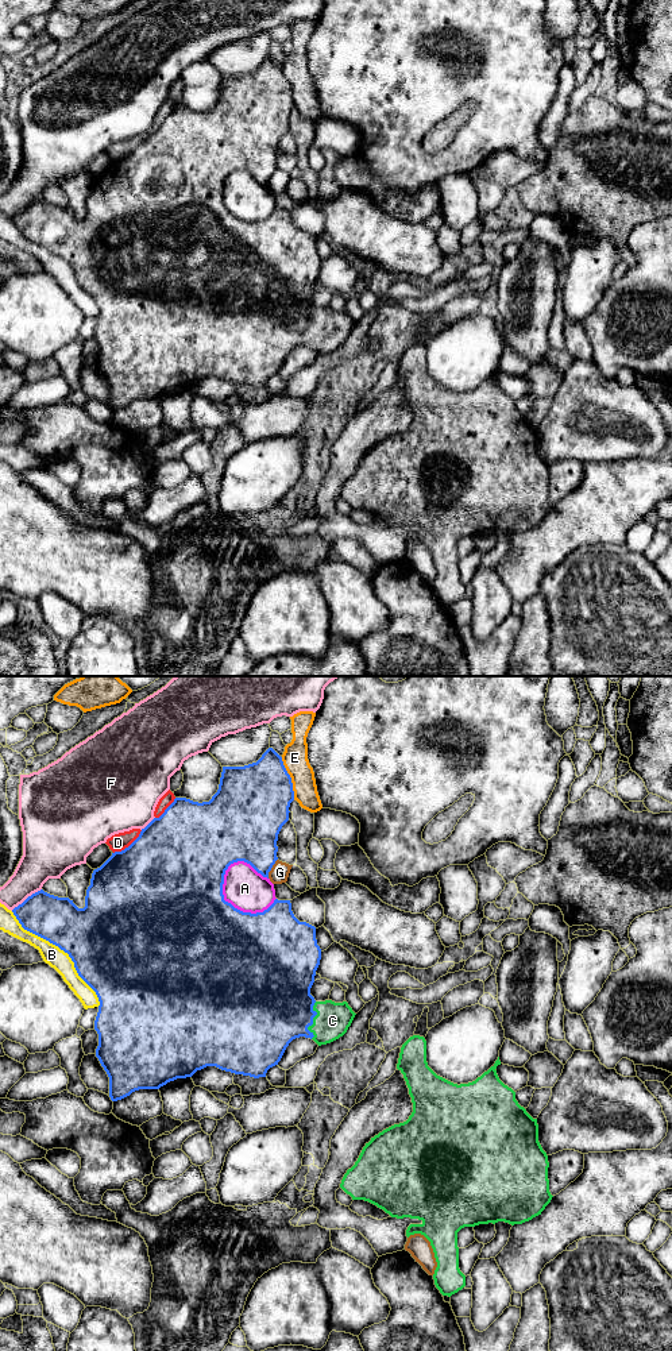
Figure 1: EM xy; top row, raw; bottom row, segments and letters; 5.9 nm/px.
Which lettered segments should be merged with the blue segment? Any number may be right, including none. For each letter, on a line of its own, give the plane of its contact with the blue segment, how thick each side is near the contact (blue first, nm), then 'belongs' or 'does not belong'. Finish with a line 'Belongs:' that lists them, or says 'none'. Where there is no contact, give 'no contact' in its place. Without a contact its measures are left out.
A: xy | 500/240 nm | does not belong
B: xy | 460/120 nm | does not belong
C: xy | 460/200 nm | belongs
D: xy | 500/110 nm | does not belong
E: xy | 420/150 nm | does not belong
F: xy | 280/240 nm | does not belong
G: xy | 360/110 nm | does not belong
Belongs: C

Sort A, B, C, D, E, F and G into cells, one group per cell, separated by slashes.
A / B / C / D / E / F / G

